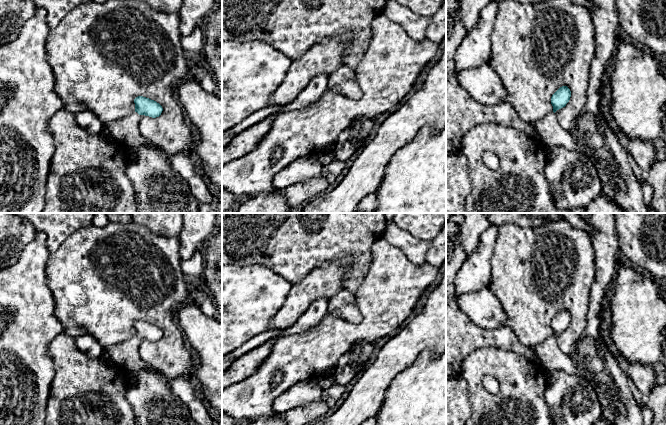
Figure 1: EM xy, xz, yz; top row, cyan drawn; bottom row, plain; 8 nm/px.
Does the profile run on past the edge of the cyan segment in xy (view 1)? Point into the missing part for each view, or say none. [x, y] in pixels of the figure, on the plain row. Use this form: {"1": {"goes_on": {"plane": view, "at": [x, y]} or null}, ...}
{"1": {"goes_on": {"plane": "xy", "at": [126, 354]}}}

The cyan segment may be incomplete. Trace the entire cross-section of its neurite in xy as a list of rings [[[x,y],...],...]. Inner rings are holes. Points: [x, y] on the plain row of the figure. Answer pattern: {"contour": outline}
{"contour": [[[138,320],[134,323],[135,336],[125,342],[113,345],[105,350],[111,360],[129,371],[148,369],[149,365],[142,360],[139,354],[139,344],[142,339],[152,342],[159,341],[163,335],[162,330],[154,324]]]}

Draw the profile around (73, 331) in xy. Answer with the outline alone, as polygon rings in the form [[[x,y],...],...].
[[[79,327],[65,328],[63,329],[63,332],[71,337],[77,337],[86,334],[86,330],[84,328]]]

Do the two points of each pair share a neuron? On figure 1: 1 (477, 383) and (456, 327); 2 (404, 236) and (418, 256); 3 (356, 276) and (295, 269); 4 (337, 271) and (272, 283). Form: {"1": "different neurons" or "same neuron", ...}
{"1": "different neurons", "2": "same neuron", "3": "same neuron", "4": "different neurons"}

